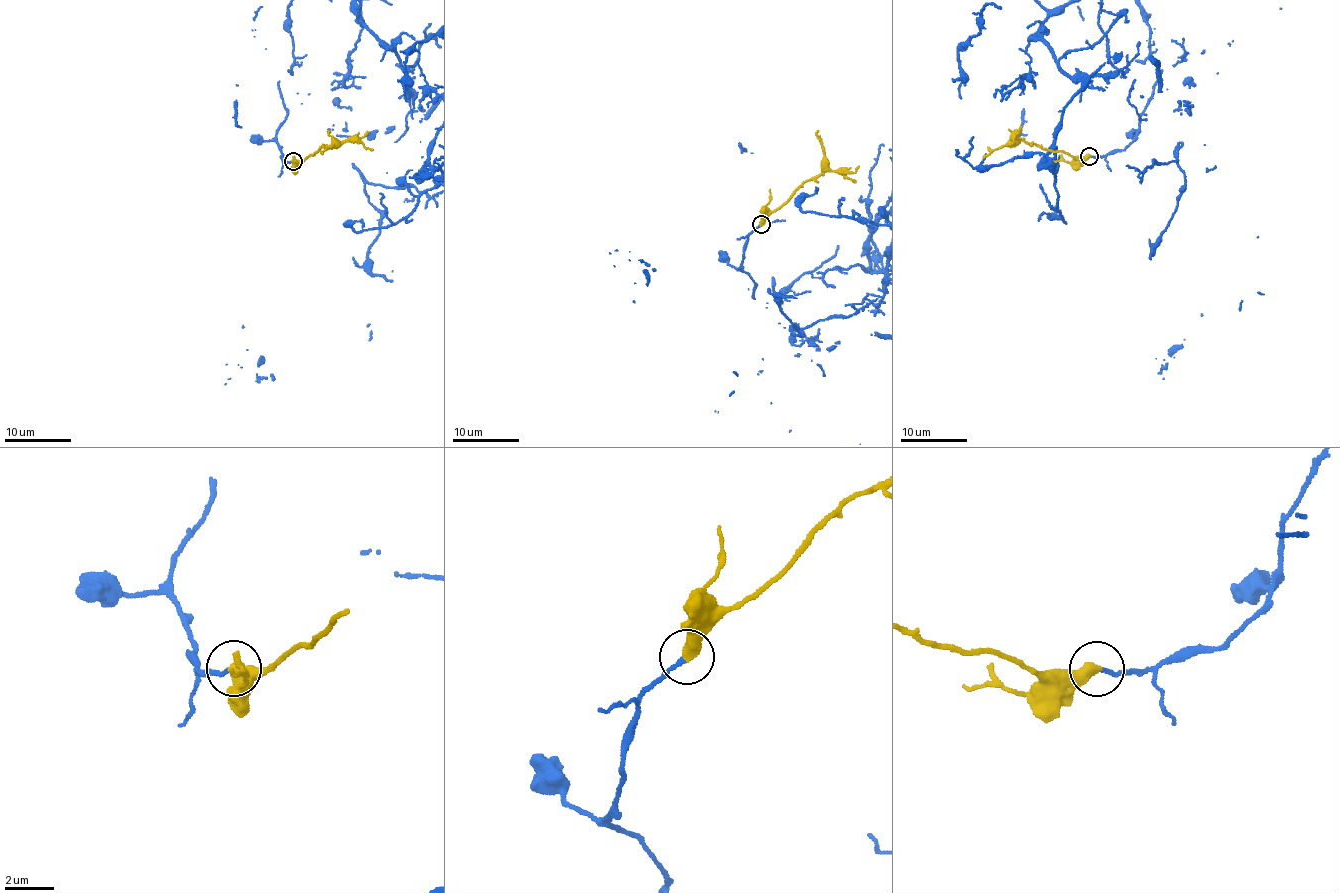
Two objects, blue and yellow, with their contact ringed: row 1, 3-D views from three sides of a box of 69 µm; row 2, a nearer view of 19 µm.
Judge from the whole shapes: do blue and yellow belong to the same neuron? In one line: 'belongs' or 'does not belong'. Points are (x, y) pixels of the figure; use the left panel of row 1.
belongs

